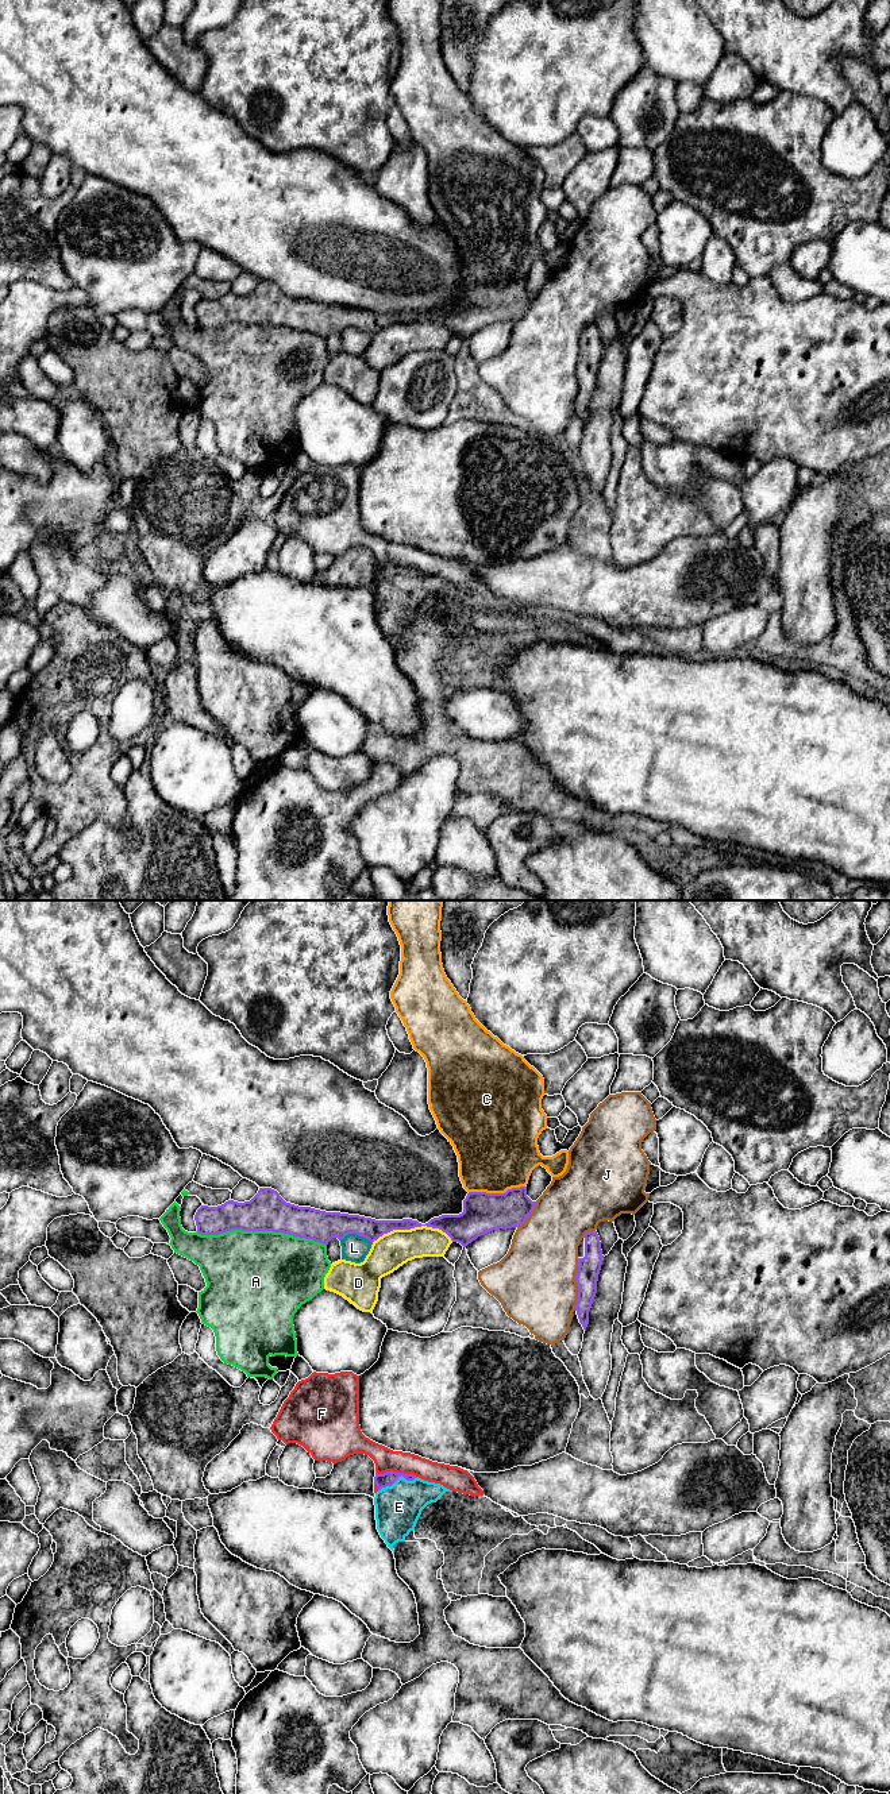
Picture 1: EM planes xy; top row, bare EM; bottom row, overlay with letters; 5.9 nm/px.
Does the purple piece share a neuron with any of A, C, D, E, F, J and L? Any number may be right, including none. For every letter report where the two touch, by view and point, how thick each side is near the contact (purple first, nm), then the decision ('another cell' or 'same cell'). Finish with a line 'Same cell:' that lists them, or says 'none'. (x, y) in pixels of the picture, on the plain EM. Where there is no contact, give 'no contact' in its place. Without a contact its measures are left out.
A: xy (261, 323) | 240/500 nm | another cell
C: xy (496, 286) | 240/460 nm | another cell
D: xy (412, 320) | 140/220 nm | another cell
E: xy (397, 571) | 90/280 nm | same cell
F: xy (395, 564) | 90/140 nm | another cell
J: xy (577, 377) | 140/480 nm | another cell
L: xy (355, 325) | 190/160 nm | another cell
Same cell: E

